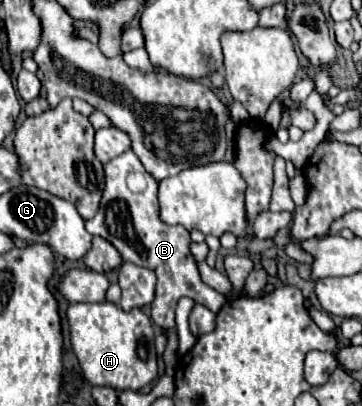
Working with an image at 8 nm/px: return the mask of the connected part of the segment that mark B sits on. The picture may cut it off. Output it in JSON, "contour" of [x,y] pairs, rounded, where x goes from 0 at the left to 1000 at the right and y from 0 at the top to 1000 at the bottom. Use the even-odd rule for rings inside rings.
{"contour":[[[365,369],[320,384],[293,409],[293,463],[276,498],[271,527],[238,547],[238,567],[260,581],[293,586],[304,601],[326,611],[343,640],[370,645],[381,655],[414,660],[436,680],[431,734],[420,744],[420,788],[453,808],[481,808],[481,764],[486,744],[503,729],[525,729],[541,744],[575,754],[586,768],[602,768],[624,734],[591,709],[569,704],[547,675],[541,640],[525,626],[525,571],[508,557],[464,557],[442,542],[442,502],[436,502],[436,448],[398,419],[387,394]],[[354,429],[398,429],[403,463],[392,473],[365,473],[354,463]]]}

